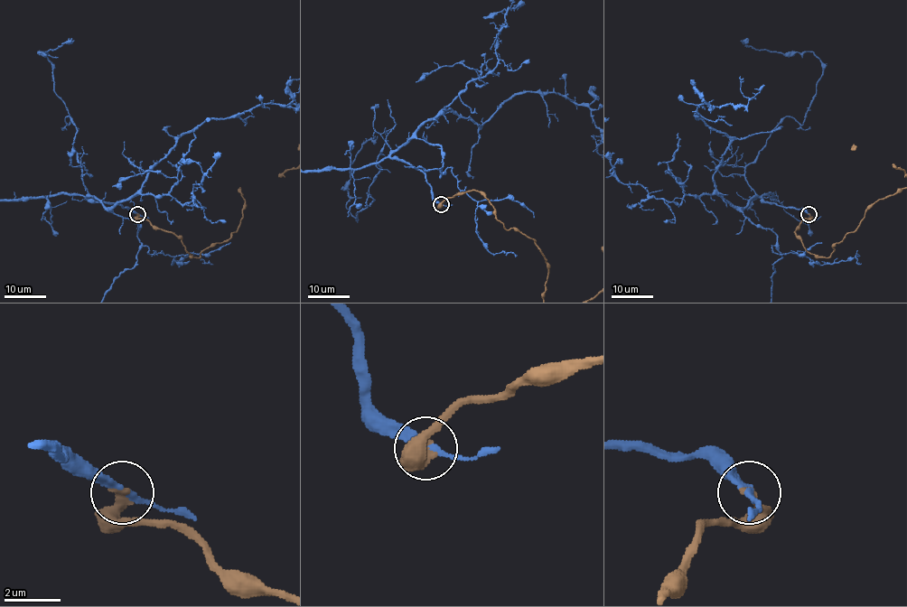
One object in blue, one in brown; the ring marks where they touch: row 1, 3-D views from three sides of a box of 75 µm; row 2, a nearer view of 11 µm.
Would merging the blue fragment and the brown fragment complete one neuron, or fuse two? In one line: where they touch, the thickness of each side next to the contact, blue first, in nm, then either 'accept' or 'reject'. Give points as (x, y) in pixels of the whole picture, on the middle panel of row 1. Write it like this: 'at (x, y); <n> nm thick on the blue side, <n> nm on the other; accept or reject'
at (441, 204); 200 nm thick on the blue side, 400 nm on the other; accept

